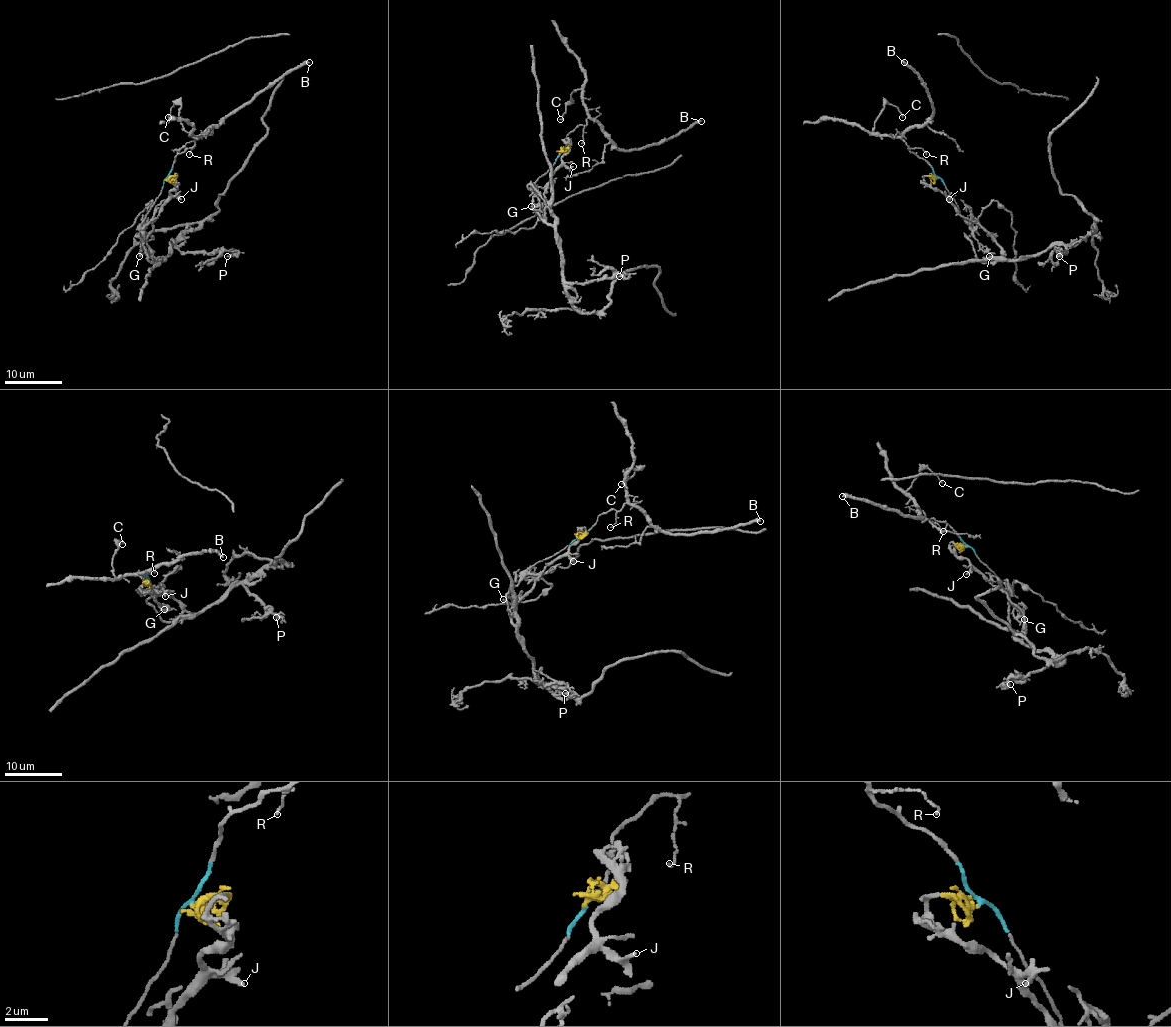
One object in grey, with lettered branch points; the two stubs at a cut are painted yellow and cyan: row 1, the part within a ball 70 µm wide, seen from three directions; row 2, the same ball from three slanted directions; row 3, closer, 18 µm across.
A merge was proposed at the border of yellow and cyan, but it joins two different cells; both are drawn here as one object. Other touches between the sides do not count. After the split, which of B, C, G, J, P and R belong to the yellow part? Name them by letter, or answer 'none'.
G, J, P

